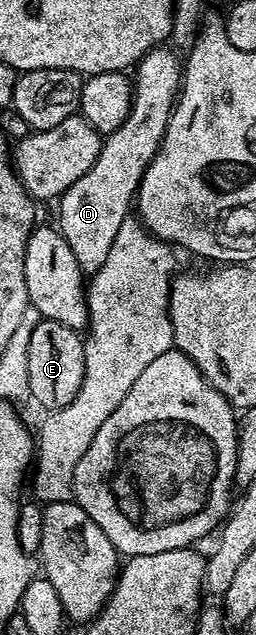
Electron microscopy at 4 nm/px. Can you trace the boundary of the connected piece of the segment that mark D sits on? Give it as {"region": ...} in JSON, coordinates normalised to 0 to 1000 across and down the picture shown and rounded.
{"region":[[[629,72],[586,79],[551,93],[523,110],[531,120],[520,118],[516,123],[523,162],[508,167],[484,195],[469,195],[453,208],[402,216],[375,258],[355,268],[328,271],[328,277],[313,277],[313,283],[297,283],[297,290],[281,290],[281,296],[266,296],[242,304],[238,312],[223,313],[223,361],[250,372],[266,391],[281,391],[281,403],[297,403],[324,433],[359,435],[406,416],[406,408],[438,391],[438,378],[453,378],[453,365],[469,365],[469,353],[484,353],[484,346],[512,335],[516,320],[527,317],[563,271],[625,233],[633,216],[656,202],[664,178],[680,175],[703,146],[711,101],[684,85],[691,87],[676,77]]]}

